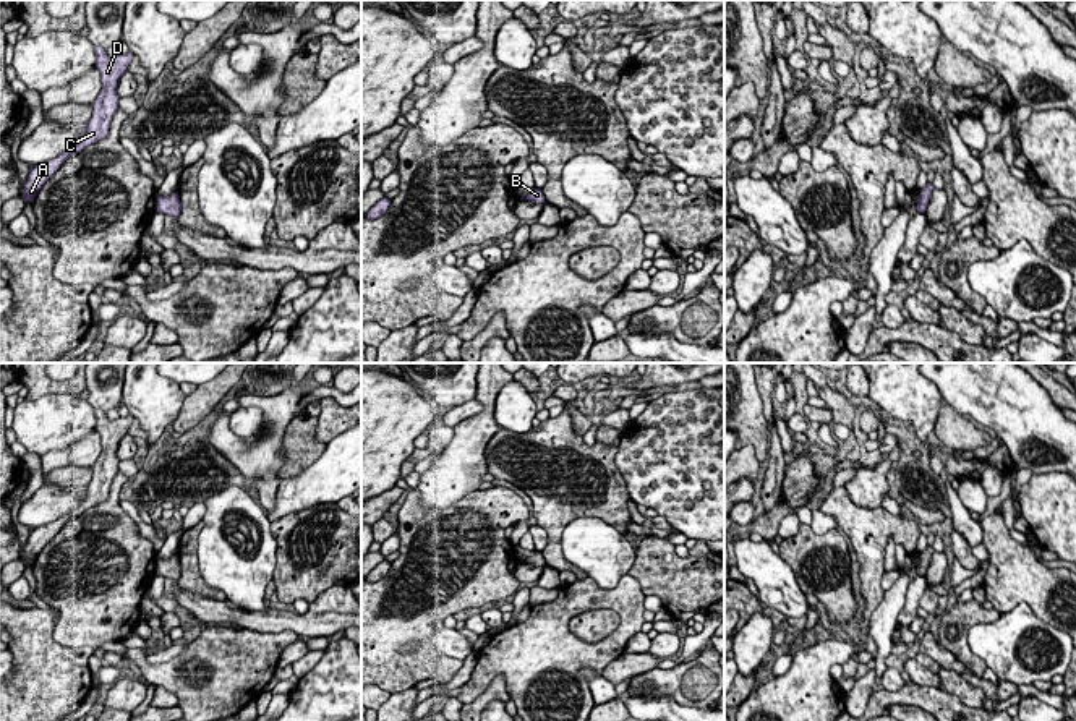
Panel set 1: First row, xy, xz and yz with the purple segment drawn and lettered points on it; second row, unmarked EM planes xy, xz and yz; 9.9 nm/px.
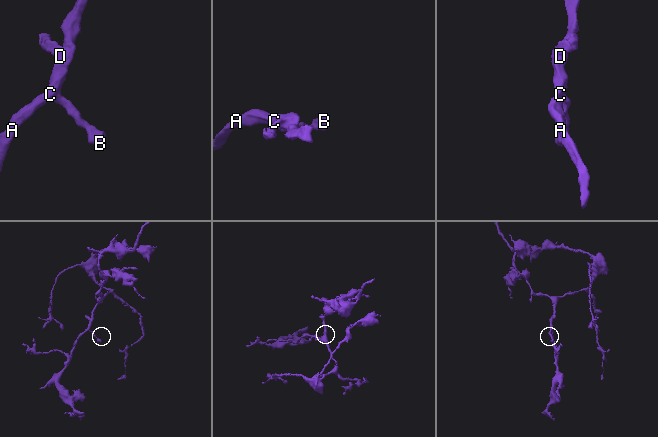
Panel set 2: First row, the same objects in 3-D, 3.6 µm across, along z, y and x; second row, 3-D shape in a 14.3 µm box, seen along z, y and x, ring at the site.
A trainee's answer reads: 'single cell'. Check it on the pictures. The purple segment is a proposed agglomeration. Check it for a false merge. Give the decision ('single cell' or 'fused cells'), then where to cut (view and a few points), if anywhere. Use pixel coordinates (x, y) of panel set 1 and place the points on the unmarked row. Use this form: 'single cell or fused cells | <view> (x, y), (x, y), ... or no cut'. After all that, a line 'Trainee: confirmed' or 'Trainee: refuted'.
single cell | no cut
Trainee: confirmed

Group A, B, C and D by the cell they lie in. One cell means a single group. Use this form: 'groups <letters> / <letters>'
groups A B C D

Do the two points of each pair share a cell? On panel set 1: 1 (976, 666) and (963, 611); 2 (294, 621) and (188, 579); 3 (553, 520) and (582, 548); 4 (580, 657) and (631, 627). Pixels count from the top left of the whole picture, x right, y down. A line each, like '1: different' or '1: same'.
1: same
2: different
3: different
4: same

